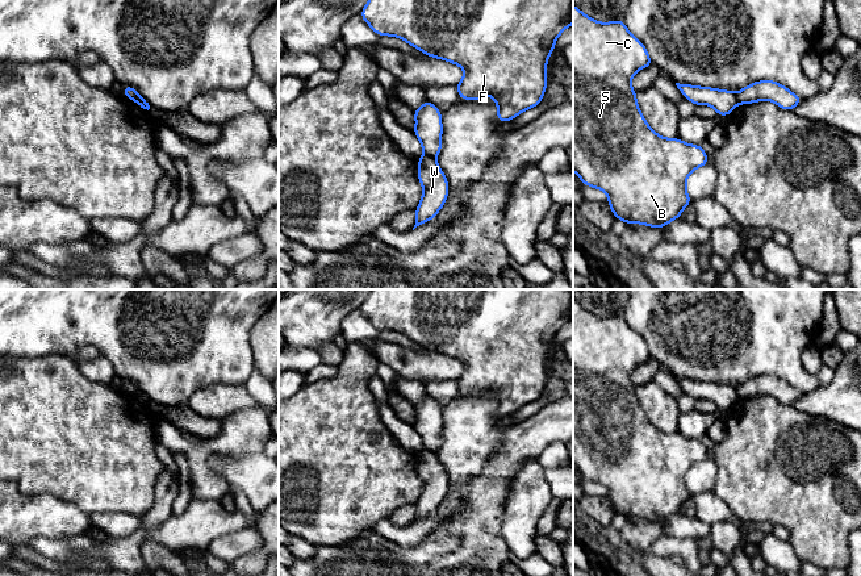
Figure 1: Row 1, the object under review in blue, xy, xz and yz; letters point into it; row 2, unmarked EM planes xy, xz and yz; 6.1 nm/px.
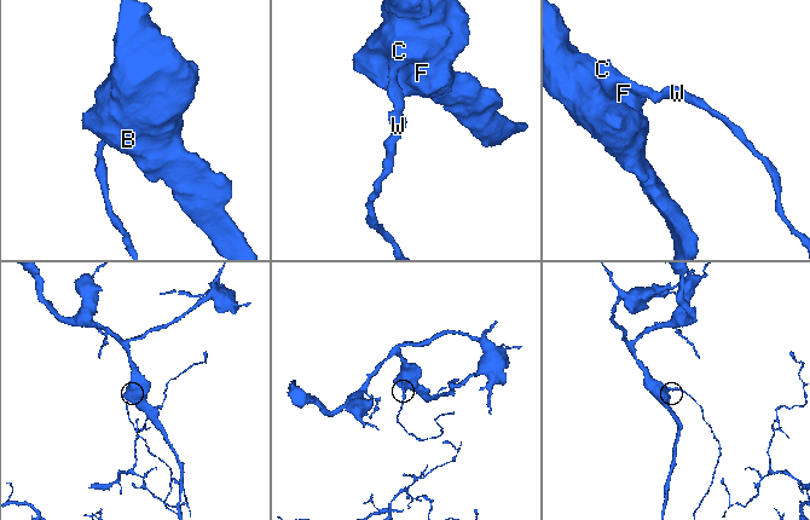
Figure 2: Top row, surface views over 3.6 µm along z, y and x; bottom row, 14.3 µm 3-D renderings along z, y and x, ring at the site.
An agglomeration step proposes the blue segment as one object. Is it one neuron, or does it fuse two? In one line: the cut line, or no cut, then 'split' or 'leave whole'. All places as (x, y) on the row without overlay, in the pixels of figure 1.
xz (423, 449), (434, 453) | split

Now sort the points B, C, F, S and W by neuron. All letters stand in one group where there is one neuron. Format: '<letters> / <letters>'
B C F S / W

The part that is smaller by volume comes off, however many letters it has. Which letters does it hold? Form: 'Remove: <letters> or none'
Remove: W

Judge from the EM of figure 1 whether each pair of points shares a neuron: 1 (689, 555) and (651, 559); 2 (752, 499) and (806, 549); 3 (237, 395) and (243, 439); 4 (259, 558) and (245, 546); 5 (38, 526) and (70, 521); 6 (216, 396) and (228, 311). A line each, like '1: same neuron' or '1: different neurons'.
1: different neurons
2: same neuron
3: different neurons
4: different neurons
5: same neuron
6: different neurons

